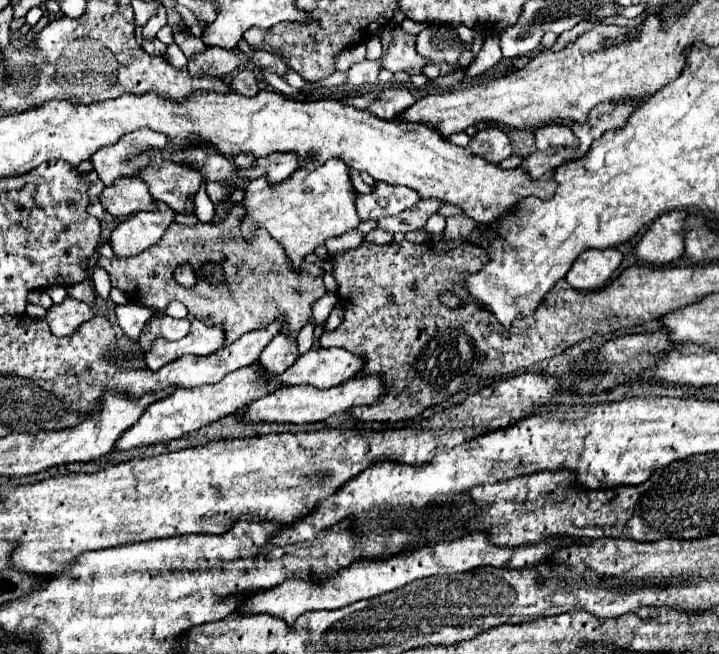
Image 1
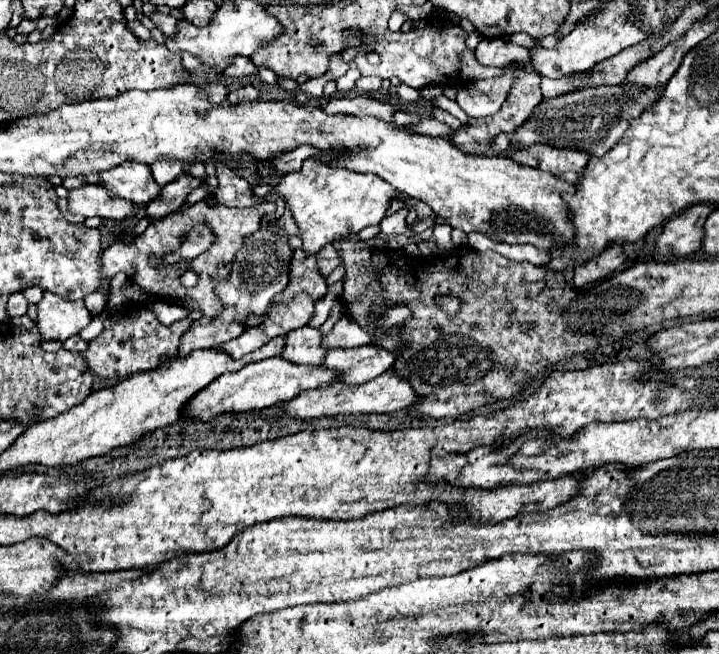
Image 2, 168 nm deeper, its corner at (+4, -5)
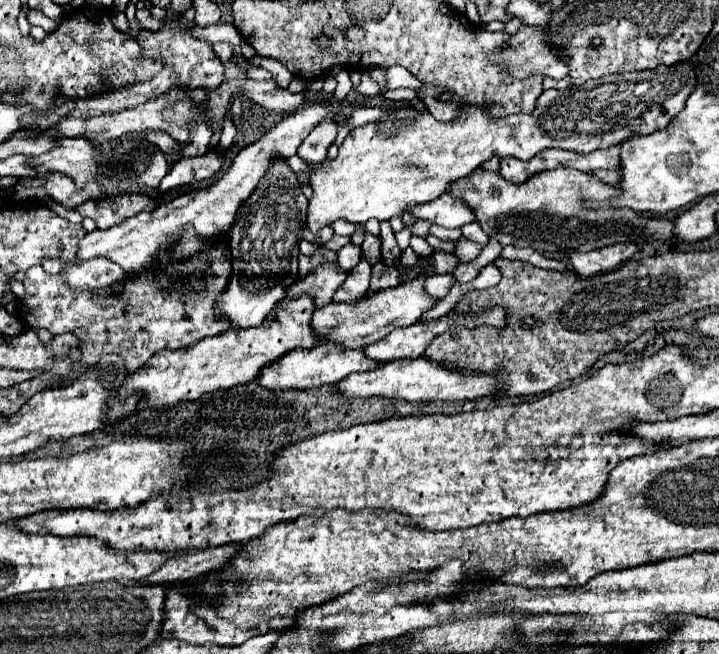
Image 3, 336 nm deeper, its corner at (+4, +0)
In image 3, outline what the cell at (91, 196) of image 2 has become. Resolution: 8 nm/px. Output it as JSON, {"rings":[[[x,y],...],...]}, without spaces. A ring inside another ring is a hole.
{"rings":[[[48,172],[44,178],[46,178],[46,184],[44,184],[46,194],[48,194],[48,196],[54,196],[52,200],[60,202],[60,204],[66,206],[66,208],[76,208],[76,206],[80,206],[82,202],[94,198],[94,196],[88,194],[86,190],[78,188],[72,178],[68,178],[68,176],[60,174],[60,172]]]}

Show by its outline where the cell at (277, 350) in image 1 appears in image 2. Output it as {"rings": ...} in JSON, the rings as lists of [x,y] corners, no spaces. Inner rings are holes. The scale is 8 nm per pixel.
{"rings":[[[306,325],[286,333],[284,341],[286,341],[286,345],[284,345],[280,357],[288,359],[290,363],[296,363],[296,365],[320,365],[324,355],[326,355],[326,349],[320,347],[322,333],[318,329],[306,327]]]}

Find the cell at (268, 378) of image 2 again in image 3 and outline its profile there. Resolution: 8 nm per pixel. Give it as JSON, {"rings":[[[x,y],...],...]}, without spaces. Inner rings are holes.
{"rings":[[[322,342],[316,348],[310,350],[292,350],[286,356],[282,356],[278,362],[272,362],[266,366],[266,370],[258,376],[258,384],[270,386],[272,390],[292,390],[292,388],[318,388],[324,384],[338,384],[342,378],[346,378],[352,372],[366,372],[374,370],[380,364],[368,358],[362,350],[348,350],[342,348],[336,342]]]}

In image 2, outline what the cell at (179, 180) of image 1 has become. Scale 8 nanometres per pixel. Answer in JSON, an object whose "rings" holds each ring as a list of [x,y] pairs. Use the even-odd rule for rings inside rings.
{"rings":[[[126,161],[110,171],[100,173],[102,185],[108,187],[110,195],[122,197],[136,205],[150,203],[160,197],[160,185],[154,181],[150,167],[138,161]]]}

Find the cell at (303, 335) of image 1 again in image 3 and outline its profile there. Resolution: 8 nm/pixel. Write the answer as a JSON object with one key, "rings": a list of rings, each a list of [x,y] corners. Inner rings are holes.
{"rings":[[[352,243],[349,244],[351,245],[345,245],[337,253],[338,263],[345,272],[350,272],[356,267],[361,258],[361,248]]]}

